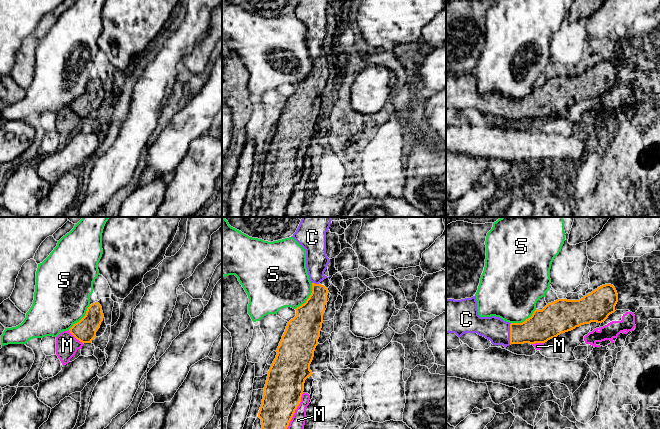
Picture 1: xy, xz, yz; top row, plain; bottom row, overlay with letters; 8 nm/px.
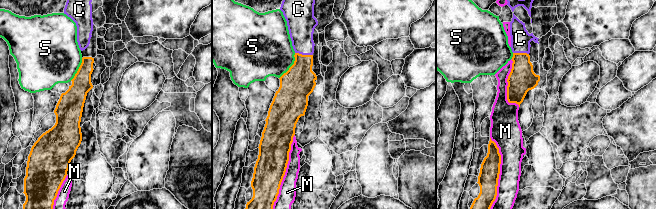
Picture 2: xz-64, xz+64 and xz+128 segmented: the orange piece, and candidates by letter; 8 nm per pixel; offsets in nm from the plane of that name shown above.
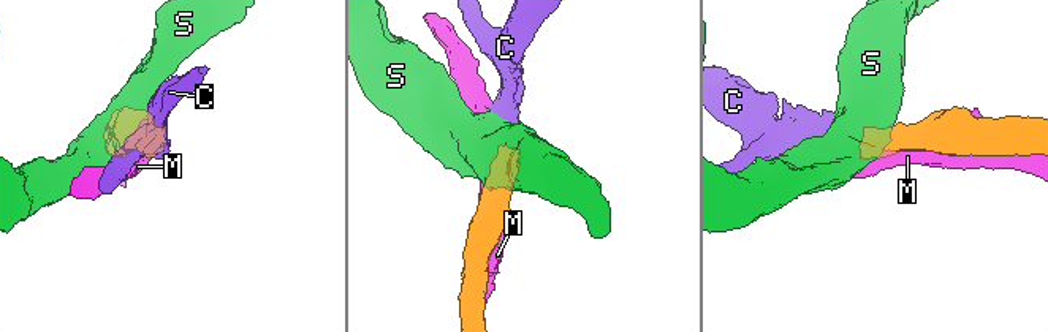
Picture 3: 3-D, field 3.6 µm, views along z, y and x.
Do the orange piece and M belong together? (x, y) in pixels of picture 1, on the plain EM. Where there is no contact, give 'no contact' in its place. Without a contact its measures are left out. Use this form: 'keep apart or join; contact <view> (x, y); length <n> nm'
keep apart; contact xz (292, 192); length 420 nm

